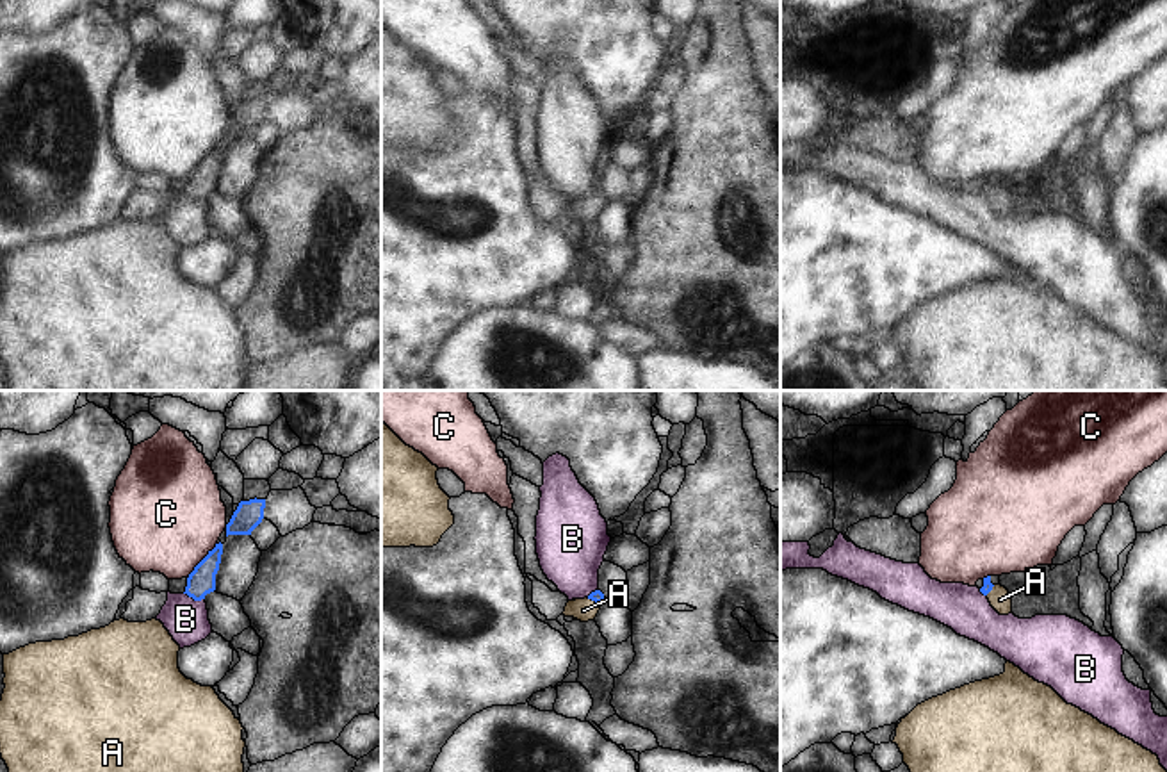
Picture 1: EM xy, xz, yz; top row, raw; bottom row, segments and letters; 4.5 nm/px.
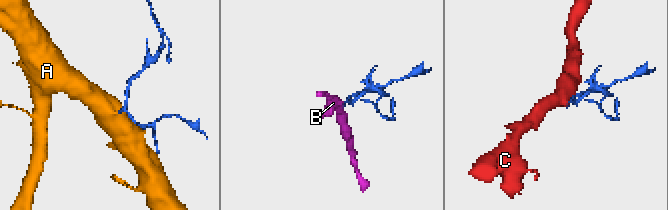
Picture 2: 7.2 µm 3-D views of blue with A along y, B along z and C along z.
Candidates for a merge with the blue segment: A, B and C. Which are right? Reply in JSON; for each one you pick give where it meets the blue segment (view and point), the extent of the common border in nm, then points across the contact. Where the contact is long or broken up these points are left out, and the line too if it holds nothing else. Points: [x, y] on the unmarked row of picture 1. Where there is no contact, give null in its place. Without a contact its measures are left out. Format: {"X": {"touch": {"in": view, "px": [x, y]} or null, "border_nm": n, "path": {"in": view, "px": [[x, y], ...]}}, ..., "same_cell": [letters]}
{"A": {"touch": {"in": "xz", "px": [594, 200]}, "border_nm": 70, "path": {"in": "xz", "px": [[597, 197], [594, 200], [583, 211]]}}, "same_cell": ["A"]}

